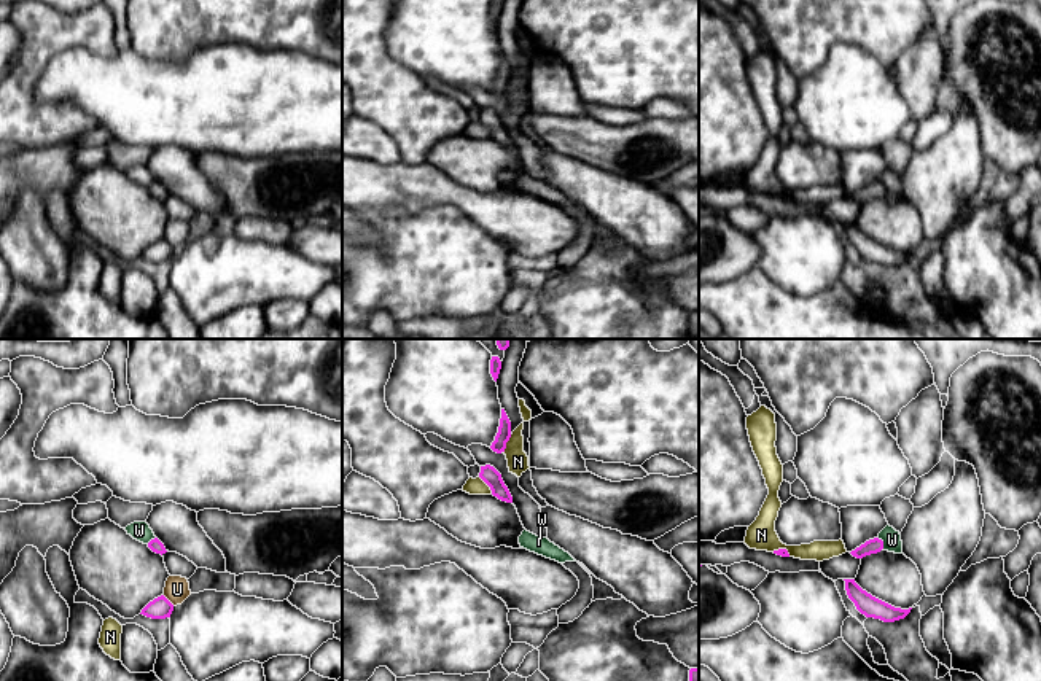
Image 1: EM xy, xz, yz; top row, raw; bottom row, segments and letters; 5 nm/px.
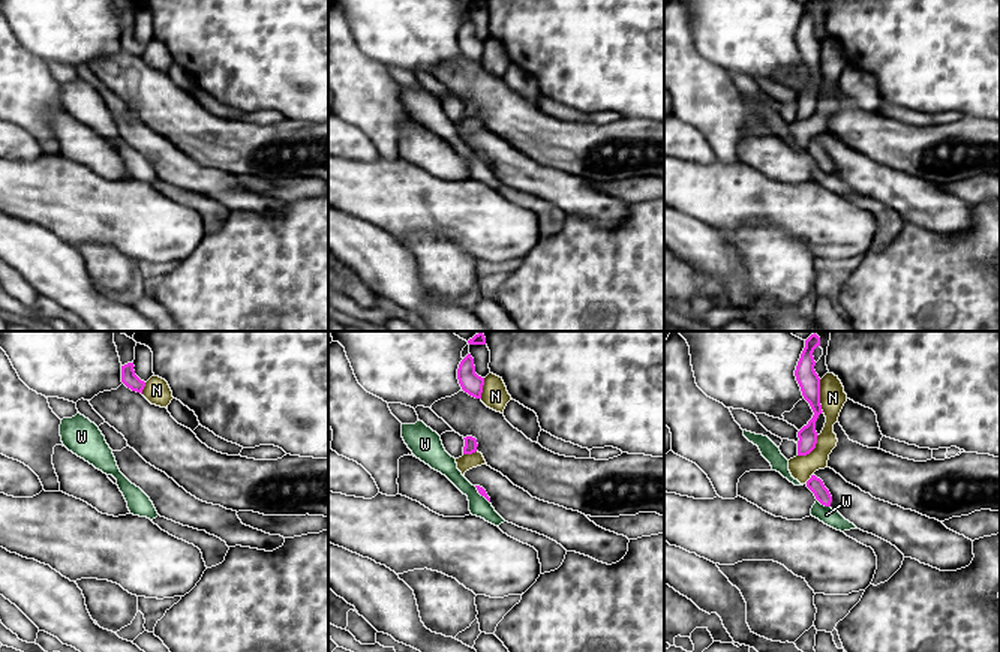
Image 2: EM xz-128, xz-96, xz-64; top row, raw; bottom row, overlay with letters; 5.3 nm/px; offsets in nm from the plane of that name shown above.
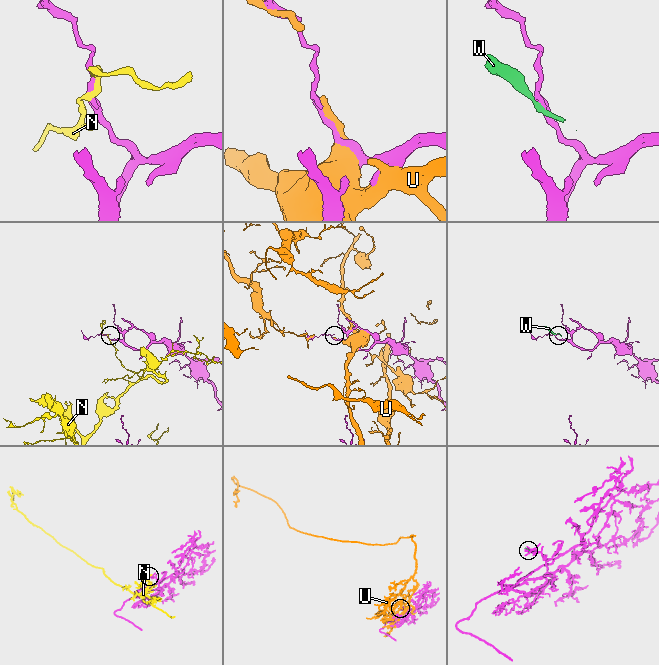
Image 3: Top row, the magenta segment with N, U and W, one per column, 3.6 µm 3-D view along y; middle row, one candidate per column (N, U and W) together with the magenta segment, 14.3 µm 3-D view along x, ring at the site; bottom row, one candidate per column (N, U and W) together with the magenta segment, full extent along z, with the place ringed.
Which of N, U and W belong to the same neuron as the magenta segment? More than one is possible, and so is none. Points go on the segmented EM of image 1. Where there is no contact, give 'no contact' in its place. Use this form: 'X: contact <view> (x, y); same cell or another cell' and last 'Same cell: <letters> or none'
N: contact xz (505, 444); another cell
U: contact xy (167, 600); another cell
W: contact yz (882, 543); another cell
Same cell: none

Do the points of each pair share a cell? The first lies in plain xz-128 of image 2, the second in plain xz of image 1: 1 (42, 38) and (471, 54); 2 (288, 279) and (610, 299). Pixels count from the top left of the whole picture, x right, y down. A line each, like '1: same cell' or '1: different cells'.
1: same cell
2: same cell

